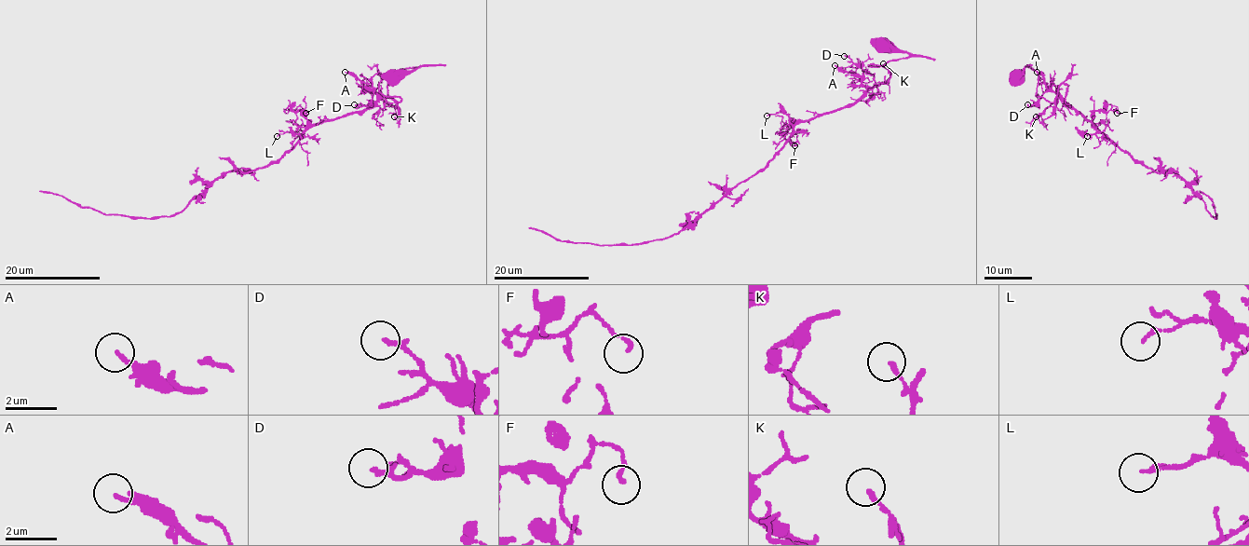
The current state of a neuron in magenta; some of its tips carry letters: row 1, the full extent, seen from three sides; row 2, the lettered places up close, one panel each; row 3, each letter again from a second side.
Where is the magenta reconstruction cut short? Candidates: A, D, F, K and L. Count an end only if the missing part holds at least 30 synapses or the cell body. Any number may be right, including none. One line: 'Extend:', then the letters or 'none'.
Extend: none

